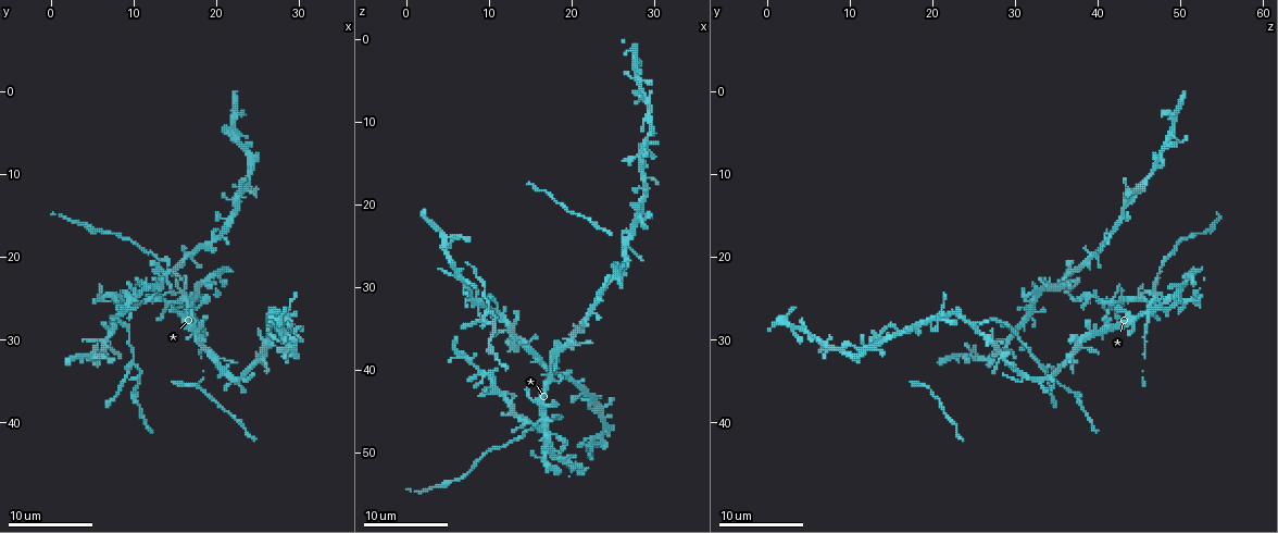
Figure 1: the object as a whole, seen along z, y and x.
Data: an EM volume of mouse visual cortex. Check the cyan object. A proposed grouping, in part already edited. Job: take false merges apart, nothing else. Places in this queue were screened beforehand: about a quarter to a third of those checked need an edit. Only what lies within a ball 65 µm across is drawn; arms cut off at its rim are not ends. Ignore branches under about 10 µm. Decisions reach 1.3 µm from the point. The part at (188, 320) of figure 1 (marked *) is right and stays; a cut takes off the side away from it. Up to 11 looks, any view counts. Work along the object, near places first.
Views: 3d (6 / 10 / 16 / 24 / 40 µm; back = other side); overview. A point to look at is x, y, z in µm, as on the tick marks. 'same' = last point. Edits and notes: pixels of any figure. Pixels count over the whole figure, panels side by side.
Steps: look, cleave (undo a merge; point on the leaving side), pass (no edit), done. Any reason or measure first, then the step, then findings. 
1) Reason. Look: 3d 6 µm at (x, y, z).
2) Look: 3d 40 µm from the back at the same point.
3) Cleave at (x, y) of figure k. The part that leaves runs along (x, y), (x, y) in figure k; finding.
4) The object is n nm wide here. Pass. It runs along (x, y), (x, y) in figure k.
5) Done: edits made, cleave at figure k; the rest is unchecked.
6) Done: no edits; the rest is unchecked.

Looks like a crossing. Look: 3d 6 µm at (25.8, 32.0, 28.4).

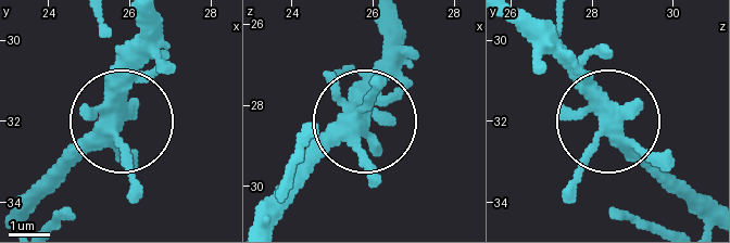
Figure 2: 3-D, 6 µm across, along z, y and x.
Look: 3d 6 µm from the back at (25.70, 32.00, 28.40).

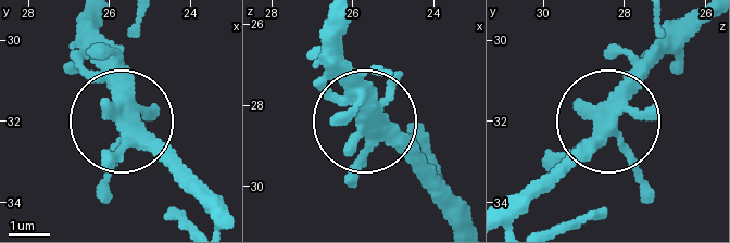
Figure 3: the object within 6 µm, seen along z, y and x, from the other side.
The object is 370 nm wide here. Pass. It runs along (508, 221), (609, 128), (651, 201) in figure 3; one cell here.

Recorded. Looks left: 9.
Look: 3d 6 µm at (10.0, 25.2, 40.4).

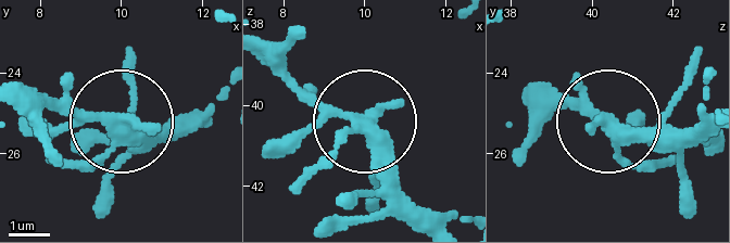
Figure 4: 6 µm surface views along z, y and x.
5 arms meet here. Pass. It runs along (708, 119), (626, 127), (556, 106) in figure 4; continuous, no second cell.

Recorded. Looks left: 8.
Narrows sharply. Look: 3d 6 µm at (10.6, 33.6, 33.6).

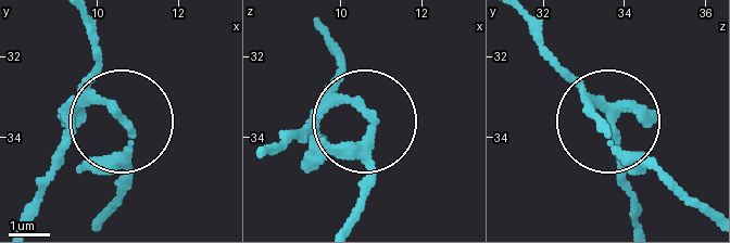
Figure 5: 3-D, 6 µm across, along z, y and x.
The object is 190 nm wide here. Pass. It runs along (326, 30), (339, 89), (370, 127), (361, 214) in figure 5; continuous, no second cell.

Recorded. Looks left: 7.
Four or more arms meet. Look: 3d 10 µm at (15.8, 24.8, 46.8).

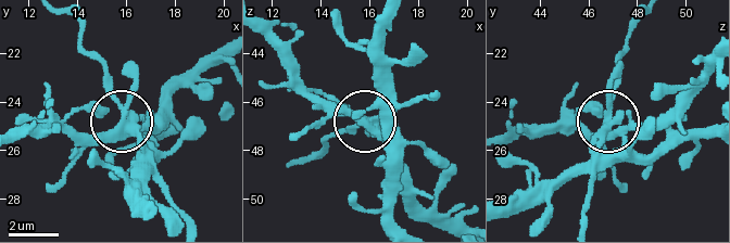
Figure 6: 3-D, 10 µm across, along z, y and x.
Look: 3d 10 µm from the back at (15.7, 24.9, 46.8).

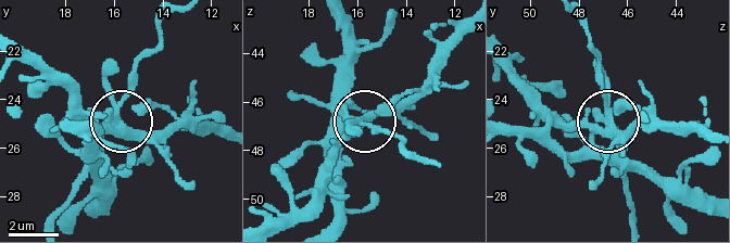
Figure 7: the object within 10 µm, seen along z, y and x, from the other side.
The object is 340 nm wide here. Pass. It runs along (695, 188), (659, 186), (634, 163), (609, 124), (598, 60) in figure 7; all the same cell.

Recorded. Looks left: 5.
Four arms meet. Look: 3d 10 µm at (7.0, 29.2, 29.6).

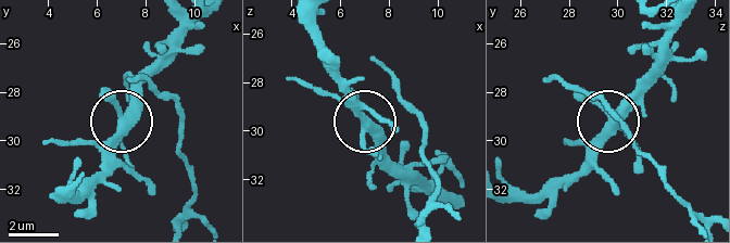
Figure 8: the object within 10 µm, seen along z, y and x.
Look: 3d 6 µm at (7.1, 29.1, 29.7).

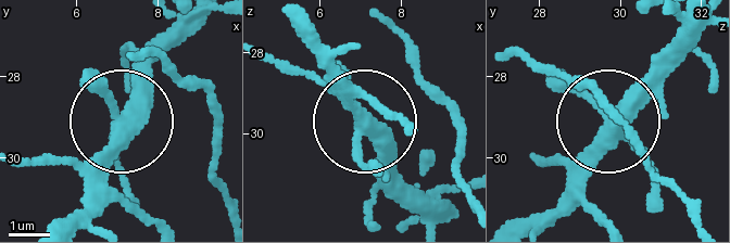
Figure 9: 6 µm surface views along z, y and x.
4 arms meet here. Pass. All the same cell.

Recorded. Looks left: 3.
Done: no edits; the rest is unchecked.

